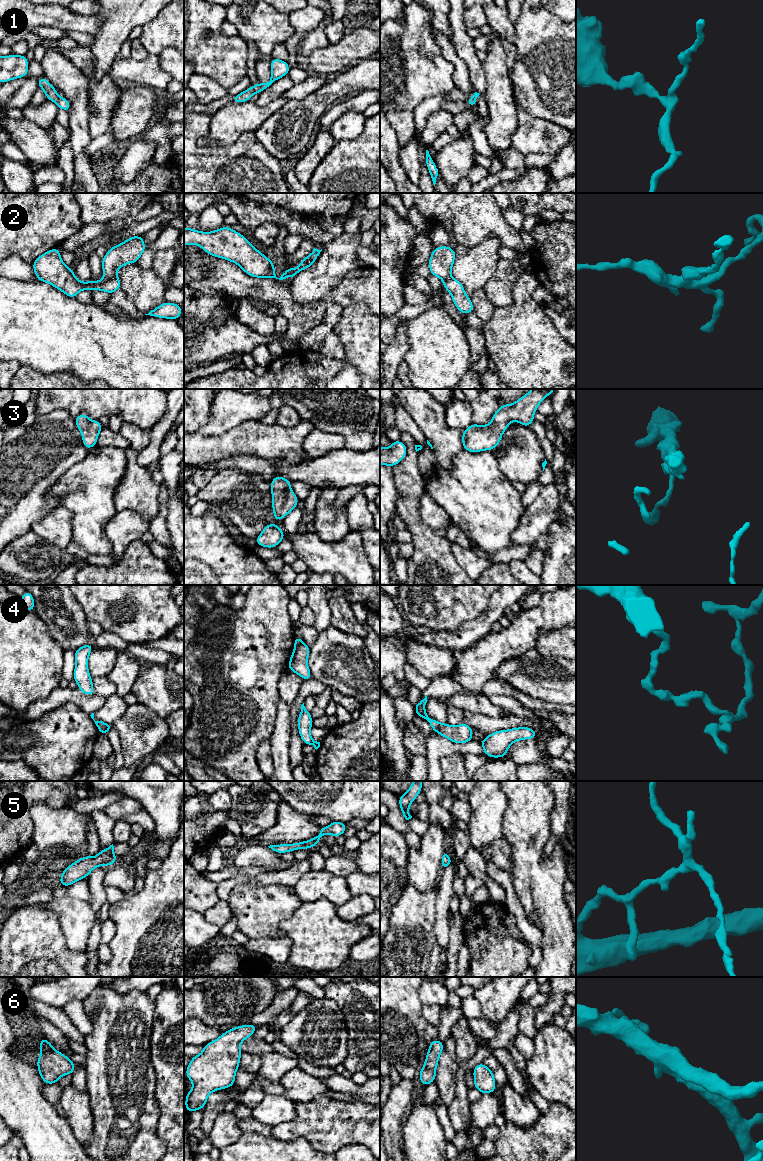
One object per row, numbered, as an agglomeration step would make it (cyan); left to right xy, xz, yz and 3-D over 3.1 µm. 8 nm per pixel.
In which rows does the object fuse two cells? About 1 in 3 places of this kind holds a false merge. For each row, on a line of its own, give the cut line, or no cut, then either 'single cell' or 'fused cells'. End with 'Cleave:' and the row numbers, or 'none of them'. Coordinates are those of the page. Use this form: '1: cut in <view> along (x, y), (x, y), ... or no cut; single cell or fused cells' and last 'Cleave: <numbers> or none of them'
1: no cut; single cell
2: cut in xz along (315, 259), (300, 263); fused cells
3: no cut; single cell
4: cut in yz along (441, 724), (437, 732); fused cells
5: no cut; single cell
6: no cut; single cell
Cleave: 2, 4

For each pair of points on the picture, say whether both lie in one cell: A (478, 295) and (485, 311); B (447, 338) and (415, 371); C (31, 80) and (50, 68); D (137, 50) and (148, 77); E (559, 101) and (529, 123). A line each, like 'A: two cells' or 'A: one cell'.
A: one cell
B: one cell
C: two cells
D: two cells
E: two cells

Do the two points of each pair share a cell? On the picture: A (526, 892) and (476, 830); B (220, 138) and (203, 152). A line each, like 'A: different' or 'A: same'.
A: different
B: different

